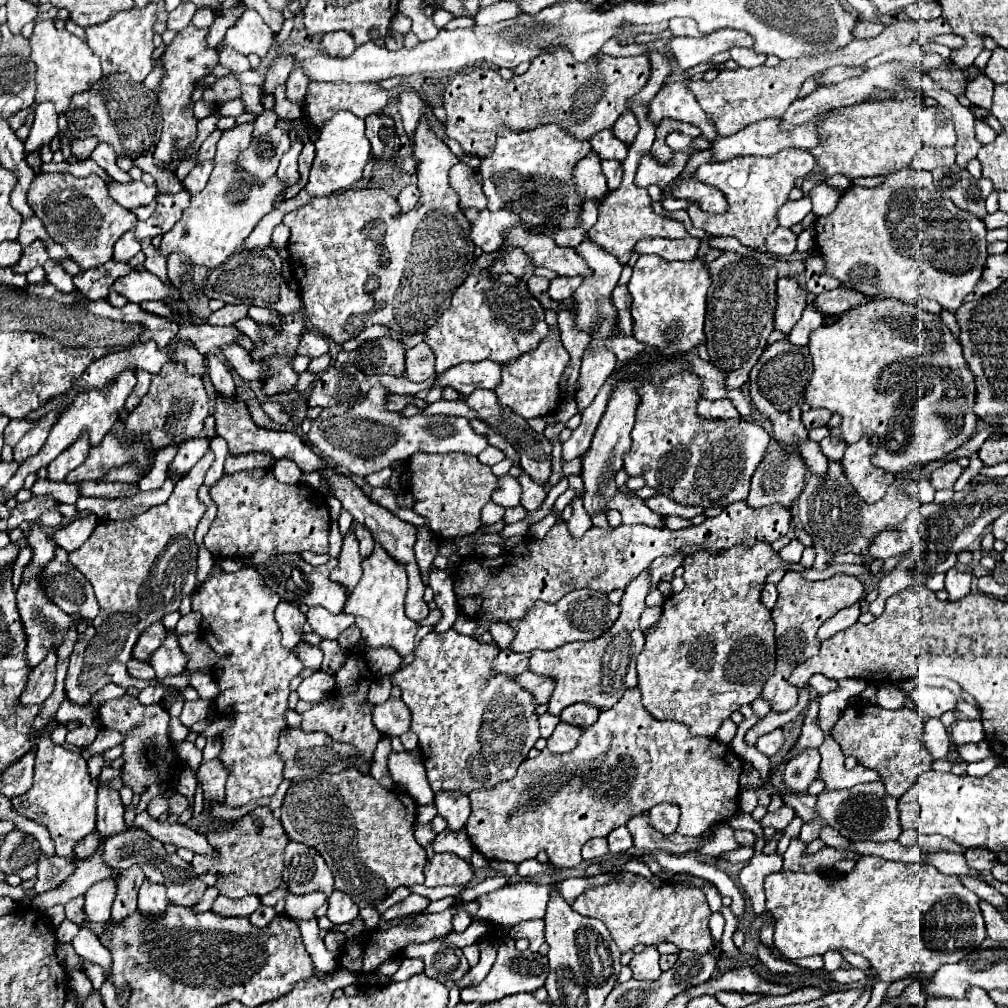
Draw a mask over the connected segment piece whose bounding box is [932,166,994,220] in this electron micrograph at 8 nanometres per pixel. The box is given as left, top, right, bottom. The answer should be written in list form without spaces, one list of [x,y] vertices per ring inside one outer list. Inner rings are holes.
[[[958,166],[936,168],[932,170],[934,184],[942,188],[942,196],[950,198],[960,210],[966,210],[980,220],[986,216],[982,196],[988,196],[994,186],[990,178],[974,178],[968,170],[960,170]]]

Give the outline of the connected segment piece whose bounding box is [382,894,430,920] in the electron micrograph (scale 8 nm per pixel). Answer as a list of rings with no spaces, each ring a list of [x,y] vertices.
[[[412,894],[412,896],[408,896],[408,898],[404,898],[400,904],[396,904],[396,906],[392,906],[392,908],[388,908],[388,910],[382,914],[382,918],[392,920],[392,918],[408,916],[408,914],[412,914],[412,912],[416,912],[416,914],[418,914],[418,912],[424,912],[428,904],[430,904],[430,900],[428,900],[428,898],[418,896],[418,894]]]

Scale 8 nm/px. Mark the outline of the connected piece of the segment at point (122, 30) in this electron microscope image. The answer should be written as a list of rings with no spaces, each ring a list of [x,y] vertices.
[[[150,2],[142,10],[132,8],[128,12],[118,12],[104,24],[86,28],[86,36],[88,36],[86,42],[92,48],[92,52],[100,58],[104,76],[110,76],[114,72],[126,72],[134,82],[142,82],[148,76],[148,72],[152,70],[150,56],[154,52],[154,42],[152,42],[154,22],[156,22],[156,4]]]

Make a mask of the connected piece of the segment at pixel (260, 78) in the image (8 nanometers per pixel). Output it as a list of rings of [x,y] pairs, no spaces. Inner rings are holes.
[[[248,70],[248,72],[242,72],[242,74],[236,74],[240,78],[240,82],[244,84],[256,84],[256,86],[262,86],[264,82],[264,74],[258,72],[258,70]]]

